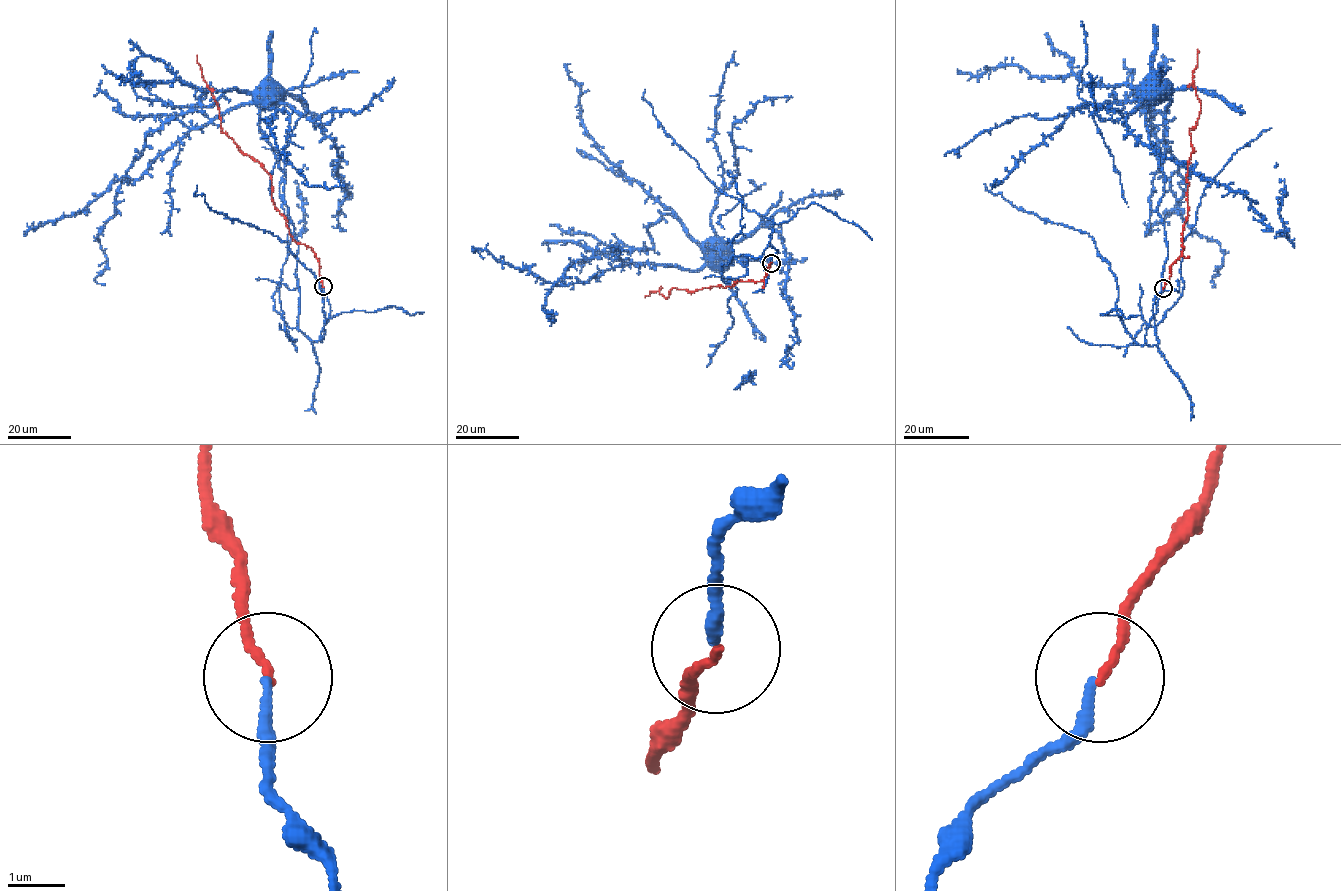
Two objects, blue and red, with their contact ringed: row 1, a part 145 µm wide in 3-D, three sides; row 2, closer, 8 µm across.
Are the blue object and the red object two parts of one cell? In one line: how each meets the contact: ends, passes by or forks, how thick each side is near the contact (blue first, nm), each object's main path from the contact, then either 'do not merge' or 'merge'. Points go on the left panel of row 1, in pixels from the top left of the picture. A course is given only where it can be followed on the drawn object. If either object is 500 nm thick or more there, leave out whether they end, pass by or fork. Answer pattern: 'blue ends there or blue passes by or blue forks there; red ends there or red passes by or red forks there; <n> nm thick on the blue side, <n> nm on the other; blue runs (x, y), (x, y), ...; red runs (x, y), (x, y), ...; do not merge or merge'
blue ends there; red ends there; 170 nm thick on the blue side, 140 nm on the other; blue runs (323, 285), (330, 313), (317, 342), (297, 322), (298, 242), (284, 198), (285, 176), (259, 125), (276, 88); red runs (323, 285), (319, 259), (292, 239), (276, 208), (271, 176), (222, 131), (196, 55); merge

